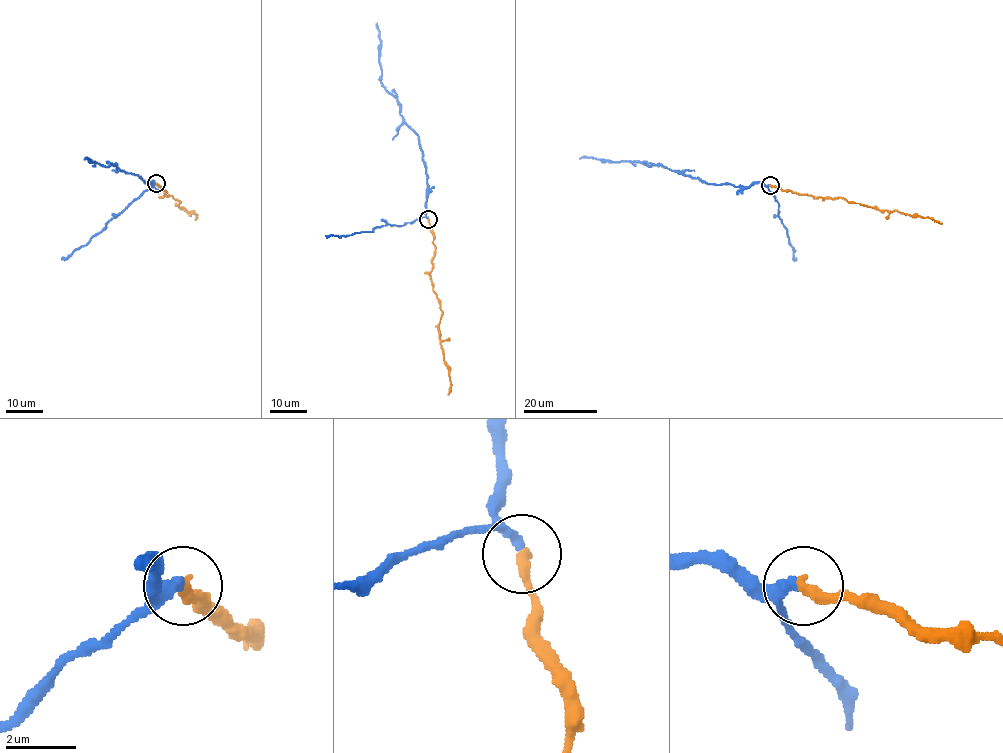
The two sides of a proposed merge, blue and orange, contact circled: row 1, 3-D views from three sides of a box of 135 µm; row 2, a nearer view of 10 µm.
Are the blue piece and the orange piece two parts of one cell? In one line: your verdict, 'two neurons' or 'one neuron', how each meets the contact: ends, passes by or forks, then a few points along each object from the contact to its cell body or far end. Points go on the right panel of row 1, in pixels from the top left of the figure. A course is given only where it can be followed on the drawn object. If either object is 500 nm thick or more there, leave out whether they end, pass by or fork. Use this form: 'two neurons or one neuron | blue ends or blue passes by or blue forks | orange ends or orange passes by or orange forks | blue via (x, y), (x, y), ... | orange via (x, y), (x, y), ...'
one neuron | blue passes by | orange ends | blue via (769, 185), (759, 182), (748, 186), (713, 184), (641, 162), (579, 159) | orange via (770, 185), (815, 198), (843, 197), (879, 210), (932, 218), (942, 224)

